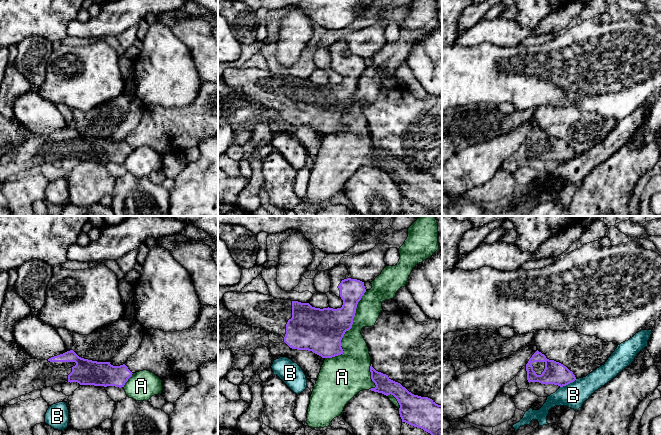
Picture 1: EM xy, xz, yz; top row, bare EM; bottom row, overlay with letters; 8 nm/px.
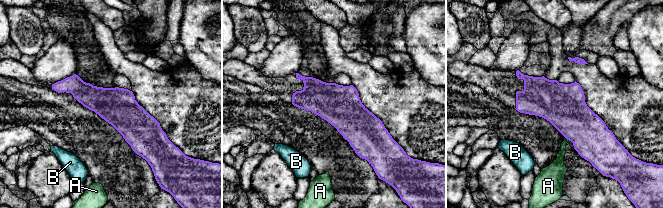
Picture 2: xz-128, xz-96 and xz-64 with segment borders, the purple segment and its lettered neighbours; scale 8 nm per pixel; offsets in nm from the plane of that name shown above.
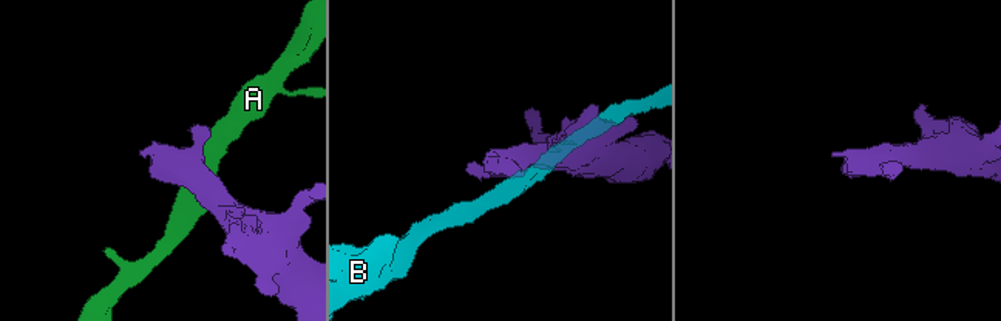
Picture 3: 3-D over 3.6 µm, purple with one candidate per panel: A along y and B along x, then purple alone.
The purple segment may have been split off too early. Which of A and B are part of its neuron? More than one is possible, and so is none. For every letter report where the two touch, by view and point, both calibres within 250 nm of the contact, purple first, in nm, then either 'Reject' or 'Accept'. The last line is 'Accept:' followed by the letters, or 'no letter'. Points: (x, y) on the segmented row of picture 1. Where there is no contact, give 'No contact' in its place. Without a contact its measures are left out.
A: Touches purple at xz (347, 330). Thickness 360 nm (purple) against 240 nm. Reject
B: Touches purple at yz (568, 383). Thickness 180 nm (purple) against 200 nm. Reject
Accept: no letter

